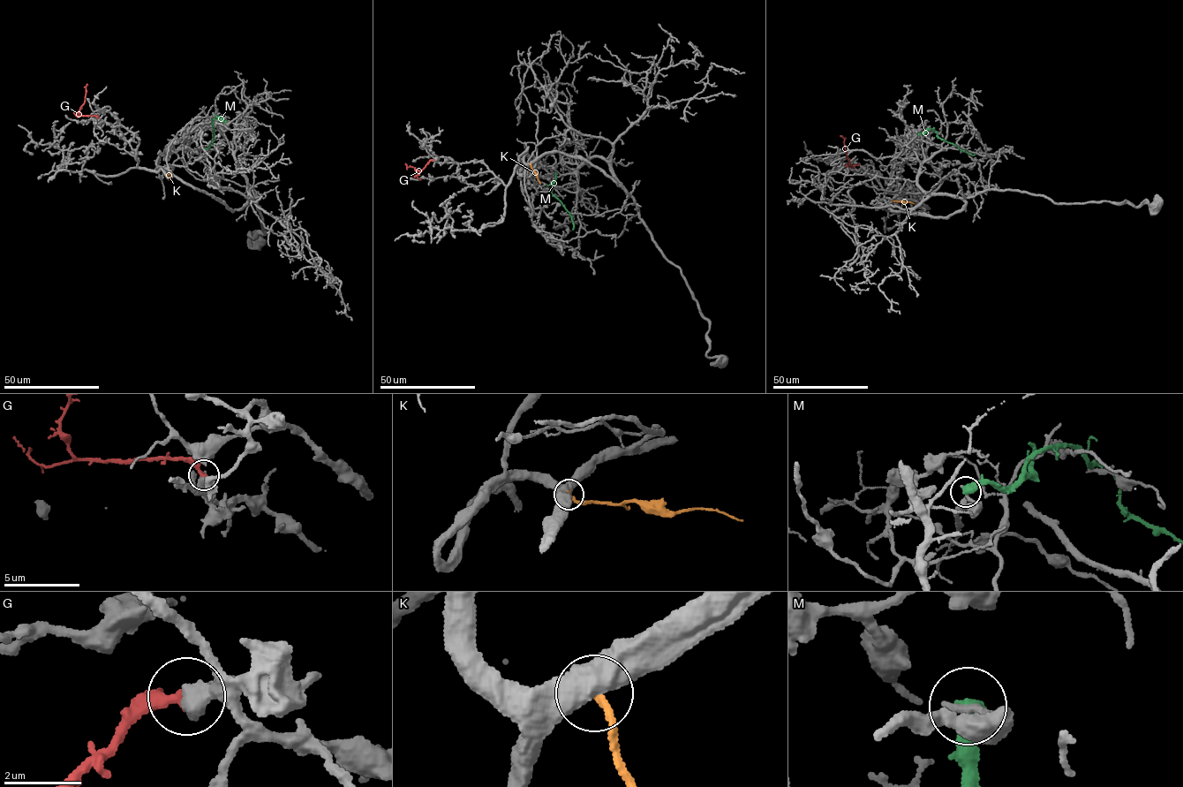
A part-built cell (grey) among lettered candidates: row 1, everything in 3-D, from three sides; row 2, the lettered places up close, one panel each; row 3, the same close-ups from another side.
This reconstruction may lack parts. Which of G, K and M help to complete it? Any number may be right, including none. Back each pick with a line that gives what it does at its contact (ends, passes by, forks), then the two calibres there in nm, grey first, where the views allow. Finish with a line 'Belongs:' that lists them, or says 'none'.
Belongs: none

